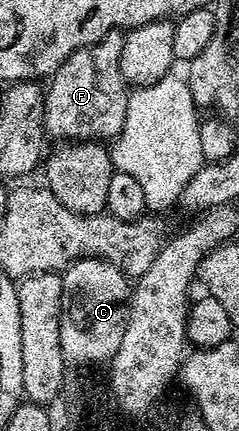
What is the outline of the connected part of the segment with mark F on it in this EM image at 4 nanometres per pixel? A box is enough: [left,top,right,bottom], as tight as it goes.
[44,31,130,142]

